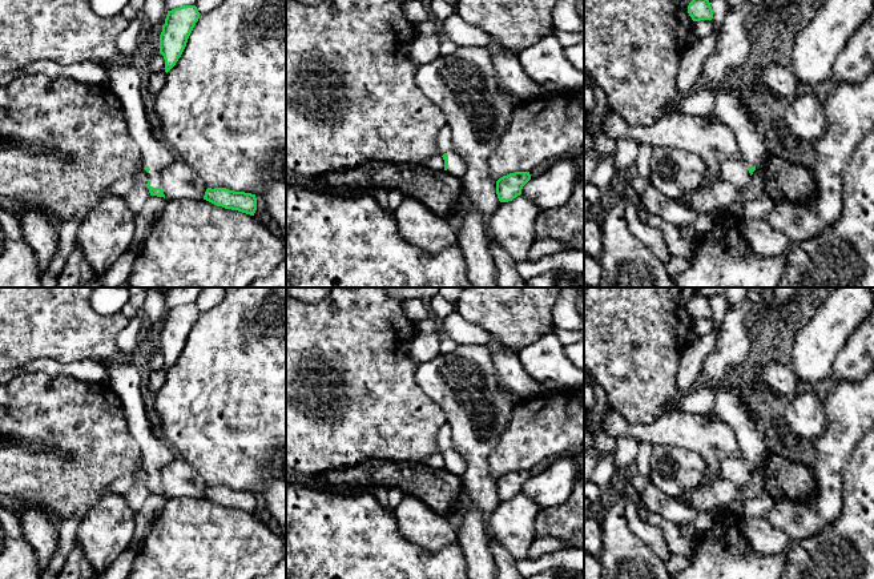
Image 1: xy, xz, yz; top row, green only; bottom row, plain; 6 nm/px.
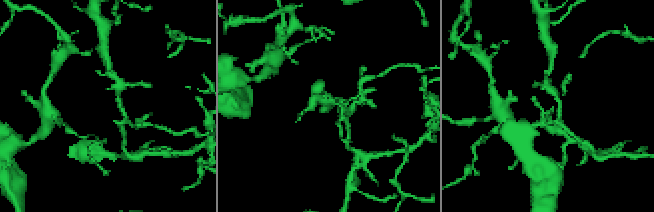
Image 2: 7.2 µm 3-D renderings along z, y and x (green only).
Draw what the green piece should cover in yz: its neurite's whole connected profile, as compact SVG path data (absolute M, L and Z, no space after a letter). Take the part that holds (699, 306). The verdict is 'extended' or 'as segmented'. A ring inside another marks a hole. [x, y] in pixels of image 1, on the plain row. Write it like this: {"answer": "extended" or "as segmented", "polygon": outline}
{"answer": "as segmented", "polygon": "M694 293L692 299L689 301L688 311L693 319L713 317L713 307L710 305L709 298L700 293Z"}

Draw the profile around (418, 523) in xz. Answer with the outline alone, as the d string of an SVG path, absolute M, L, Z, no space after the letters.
M404 495L392 508L403 538L426 551L440 551L458 542L458 531L448 519L420 499Z

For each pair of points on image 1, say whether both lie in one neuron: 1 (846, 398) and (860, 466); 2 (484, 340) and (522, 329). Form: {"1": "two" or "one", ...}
{"1": "two", "2": "two"}

